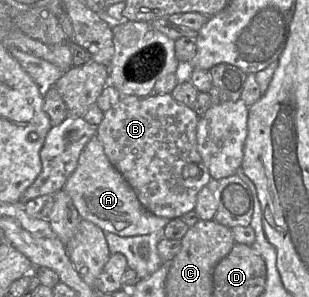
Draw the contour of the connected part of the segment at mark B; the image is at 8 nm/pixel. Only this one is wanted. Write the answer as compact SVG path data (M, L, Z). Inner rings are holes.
M170 93L146 97L129 95L122 96L113 108L105 111L97 127L96 136L106 156L133 188L143 207L156 216L174 219L195 210L198 193L212 179L198 152L199 118L192 108L177 102Z

